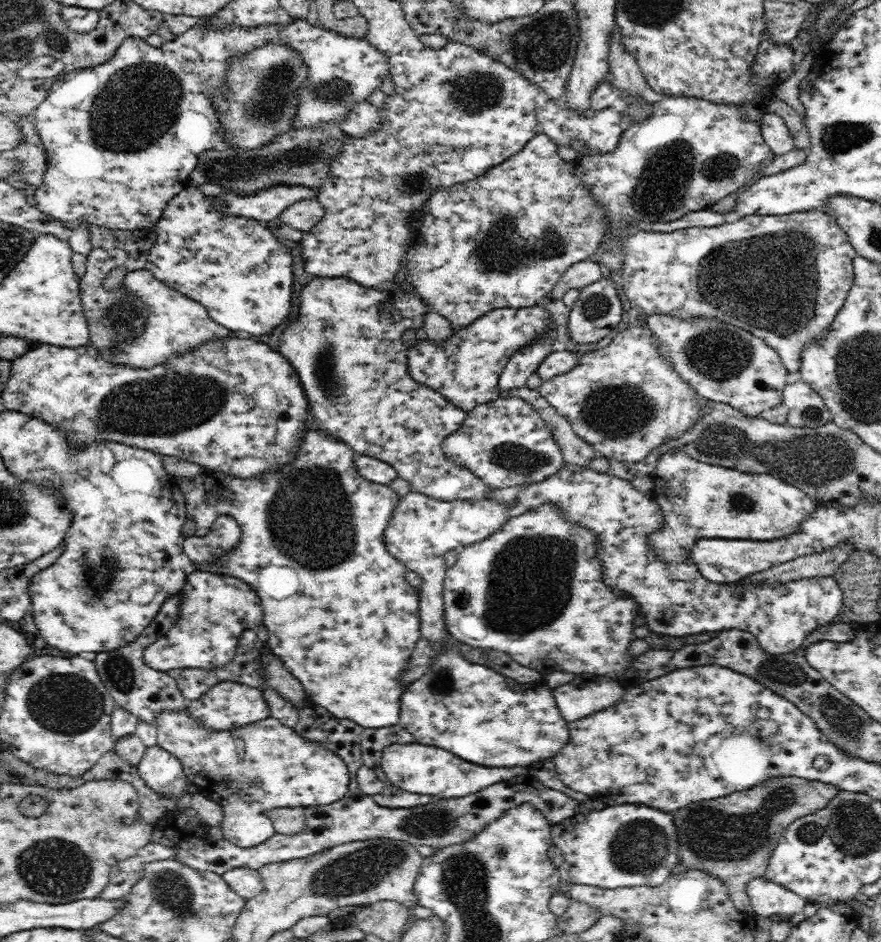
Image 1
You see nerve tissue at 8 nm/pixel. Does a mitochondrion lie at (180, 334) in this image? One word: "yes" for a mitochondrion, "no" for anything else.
no

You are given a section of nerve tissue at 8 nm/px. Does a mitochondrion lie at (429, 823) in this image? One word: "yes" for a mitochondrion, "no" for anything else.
yes

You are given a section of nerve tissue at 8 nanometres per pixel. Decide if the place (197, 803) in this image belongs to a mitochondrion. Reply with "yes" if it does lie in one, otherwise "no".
no

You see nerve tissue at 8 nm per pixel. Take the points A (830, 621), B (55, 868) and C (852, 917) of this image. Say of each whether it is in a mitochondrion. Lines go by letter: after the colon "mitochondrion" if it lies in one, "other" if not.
A: other
B: mitochondrion
C: other

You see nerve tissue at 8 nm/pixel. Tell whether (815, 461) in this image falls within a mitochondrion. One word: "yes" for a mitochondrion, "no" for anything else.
yes

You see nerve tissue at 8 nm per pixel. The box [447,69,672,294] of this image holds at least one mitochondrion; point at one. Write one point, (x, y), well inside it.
(502, 258)

